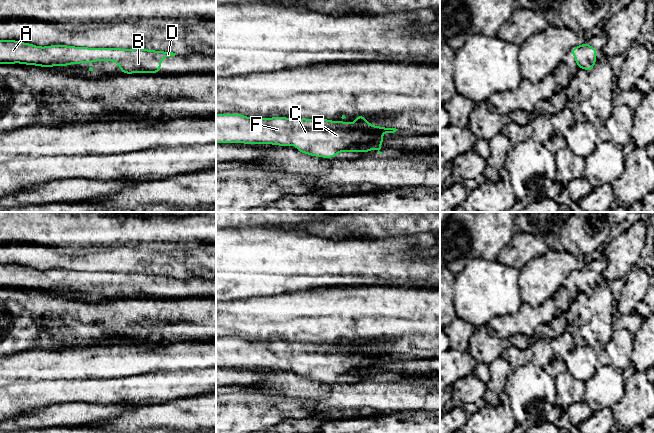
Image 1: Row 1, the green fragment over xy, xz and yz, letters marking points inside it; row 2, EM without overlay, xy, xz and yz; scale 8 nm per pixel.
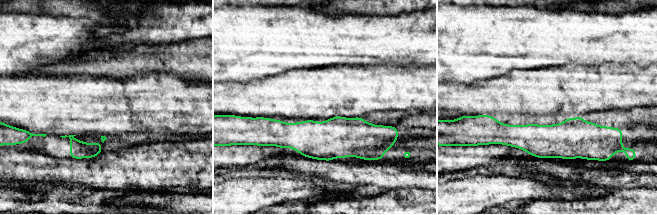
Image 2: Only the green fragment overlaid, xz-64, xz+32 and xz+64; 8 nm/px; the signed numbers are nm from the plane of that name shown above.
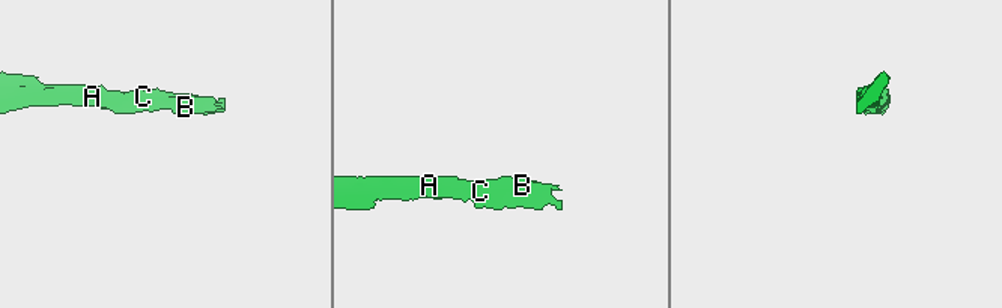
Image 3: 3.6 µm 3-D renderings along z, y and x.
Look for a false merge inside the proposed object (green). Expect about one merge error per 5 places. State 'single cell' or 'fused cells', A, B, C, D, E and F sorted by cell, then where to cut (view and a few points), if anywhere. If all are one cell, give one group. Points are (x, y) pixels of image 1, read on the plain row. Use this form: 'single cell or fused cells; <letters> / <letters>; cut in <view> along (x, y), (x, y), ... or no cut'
single cell; A B C D E F; no cut

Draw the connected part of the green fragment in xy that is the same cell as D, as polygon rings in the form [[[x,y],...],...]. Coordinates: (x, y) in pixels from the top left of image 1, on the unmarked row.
[[[0,264],[0,288],[20,287],[40,291],[65,290],[70,287],[91,287],[114,285],[125,298],[138,296],[158,298],[161,284],[176,277],[147,274],[145,272],[88,272],[67,269],[46,271],[23,267],[16,264]]]

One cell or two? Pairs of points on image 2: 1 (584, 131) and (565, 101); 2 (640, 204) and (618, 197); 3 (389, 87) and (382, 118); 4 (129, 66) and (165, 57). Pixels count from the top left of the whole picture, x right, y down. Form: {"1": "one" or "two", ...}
{"1": "two", "2": "one", "3": "two", "4": "one"}

